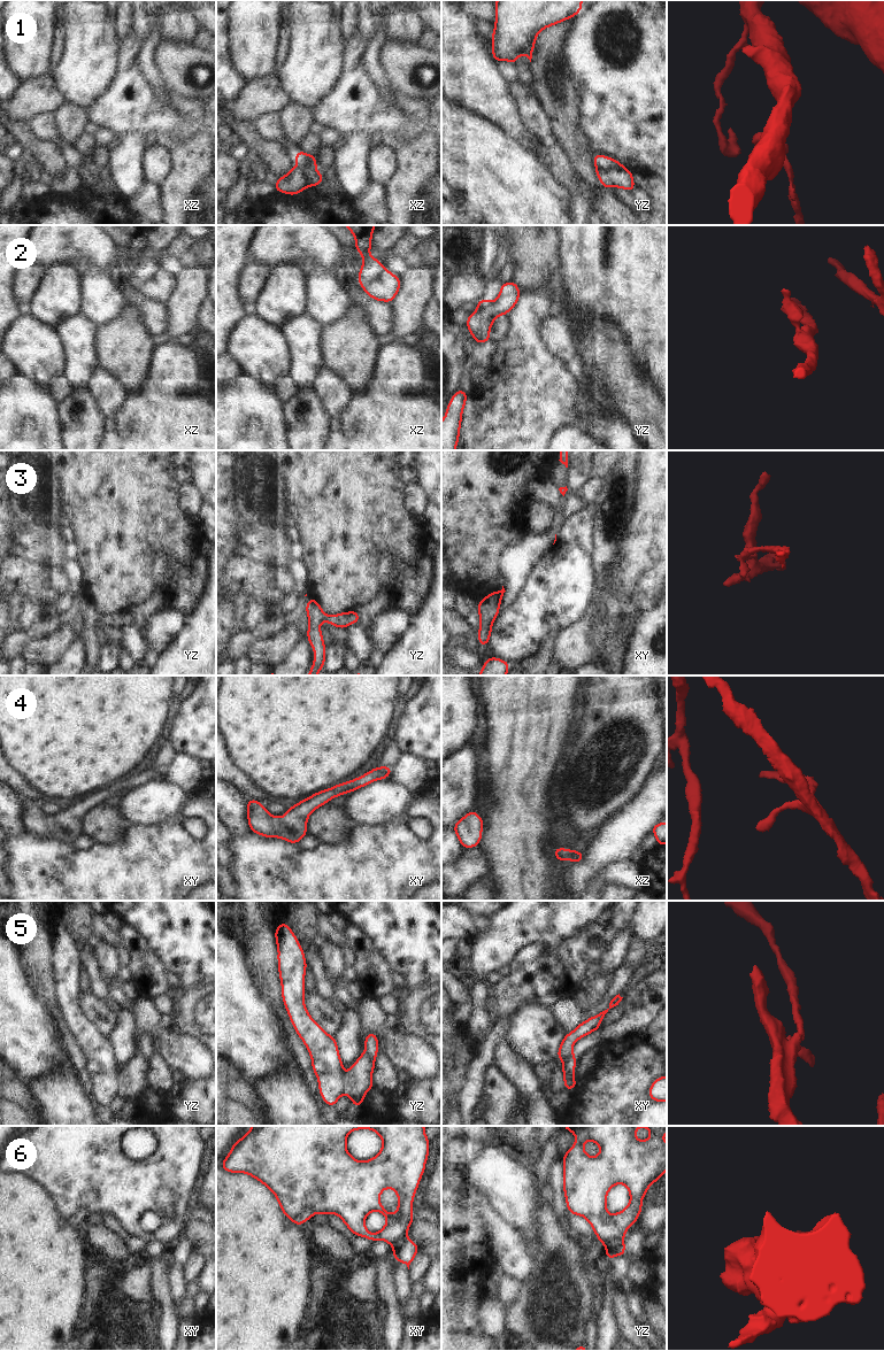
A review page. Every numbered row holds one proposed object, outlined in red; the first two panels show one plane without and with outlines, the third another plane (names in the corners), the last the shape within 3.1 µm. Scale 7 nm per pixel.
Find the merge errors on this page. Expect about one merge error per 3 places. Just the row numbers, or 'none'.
1, 2, 5, 6

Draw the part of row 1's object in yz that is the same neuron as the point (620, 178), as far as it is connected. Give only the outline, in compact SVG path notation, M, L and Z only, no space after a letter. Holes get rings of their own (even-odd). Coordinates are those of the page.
M595 168L595 173L605 188L618 187L632 192L636 186L633 183L633 173L629 170L612 169L599 170Z

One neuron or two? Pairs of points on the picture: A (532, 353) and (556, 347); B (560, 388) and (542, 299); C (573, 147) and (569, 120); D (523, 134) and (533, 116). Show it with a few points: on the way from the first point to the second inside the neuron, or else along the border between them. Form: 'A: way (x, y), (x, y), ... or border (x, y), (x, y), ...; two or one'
A: border (542, 323), (545, 347), (567, 368); two
B: way (538, 367), (531, 360), (531, 321); one
C: way (573, 140), (569, 134), (569, 126); one
D: border (515, 105), (523, 126), (538, 139); two

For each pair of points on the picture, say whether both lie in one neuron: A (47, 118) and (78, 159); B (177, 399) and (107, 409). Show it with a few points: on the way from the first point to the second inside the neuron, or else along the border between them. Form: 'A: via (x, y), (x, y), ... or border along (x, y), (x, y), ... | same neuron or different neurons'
A: via (47, 129), (68, 152) | same neuron
B: border along (127, 394), (118, 409) | different neurons

